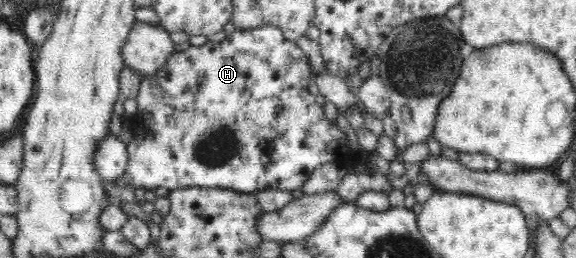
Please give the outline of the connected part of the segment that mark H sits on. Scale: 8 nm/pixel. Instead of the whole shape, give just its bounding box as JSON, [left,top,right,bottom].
[104,24,350,200]

